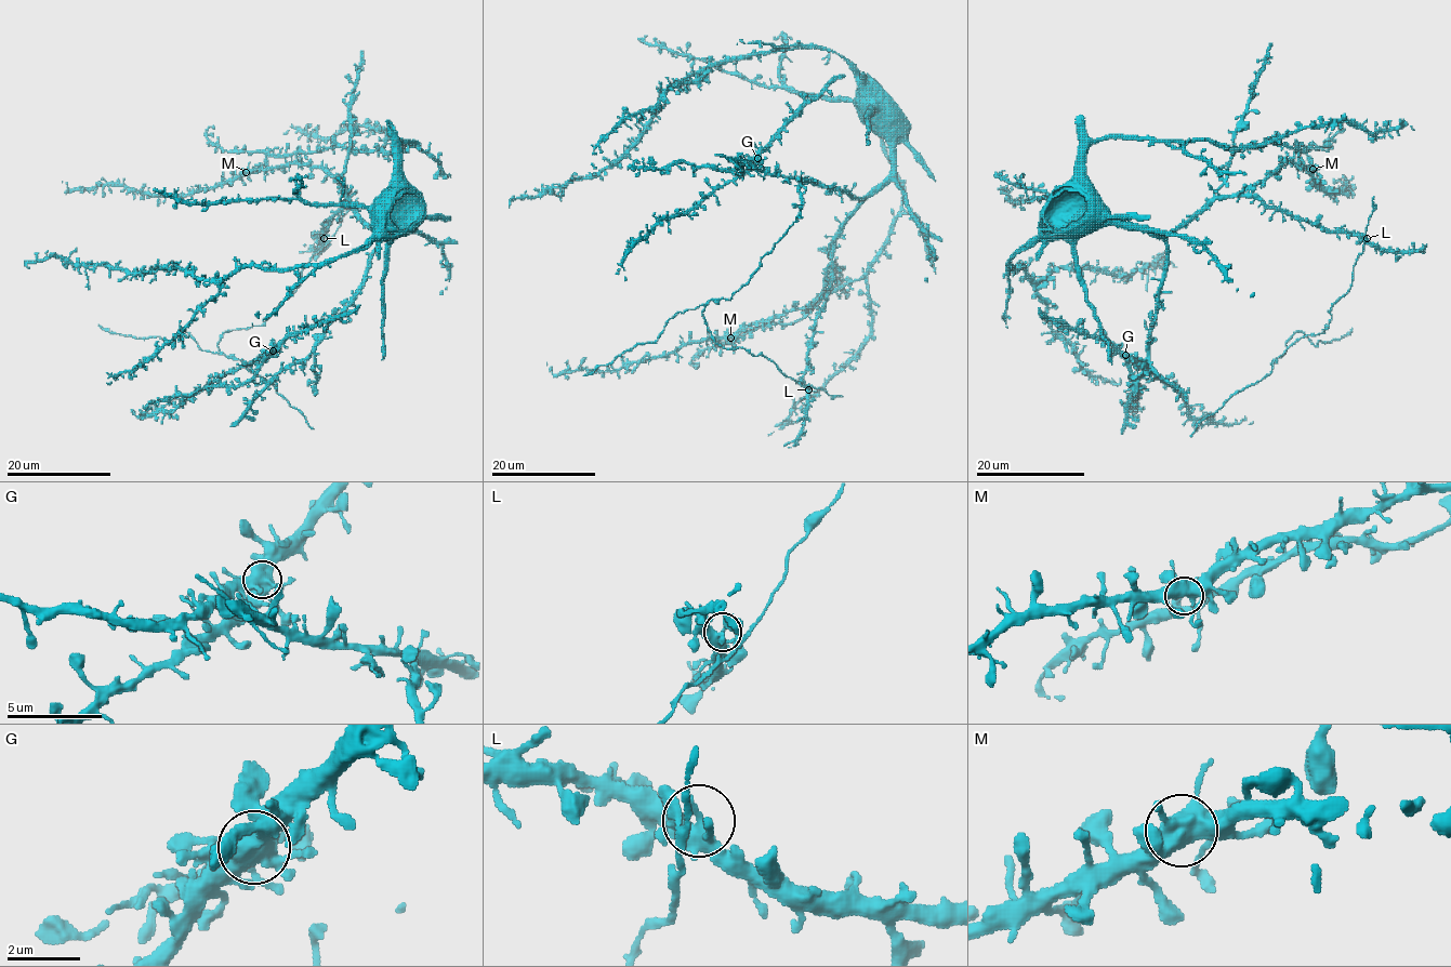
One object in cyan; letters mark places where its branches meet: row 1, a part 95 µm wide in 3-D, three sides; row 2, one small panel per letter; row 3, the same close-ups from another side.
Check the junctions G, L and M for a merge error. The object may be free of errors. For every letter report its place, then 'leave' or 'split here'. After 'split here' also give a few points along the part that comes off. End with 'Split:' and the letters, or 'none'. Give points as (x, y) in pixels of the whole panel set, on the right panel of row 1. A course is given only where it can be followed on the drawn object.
G: place (1125, 355); leave
L: place (1367, 238); leave
M: place (1313, 169); leave
Split: none

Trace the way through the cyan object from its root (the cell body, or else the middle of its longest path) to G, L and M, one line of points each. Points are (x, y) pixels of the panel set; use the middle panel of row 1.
G: (861, 203), (865, 198), (857, 198), (847, 190), (768, 175), (742, 164), (757, 158)
L: (861, 203), (832, 246), (832, 285), (817, 319), (803, 375), (803, 385), (808, 389)
M: (861, 203), (832, 246), (825, 291), (808, 305), (751, 322), (730, 338)

